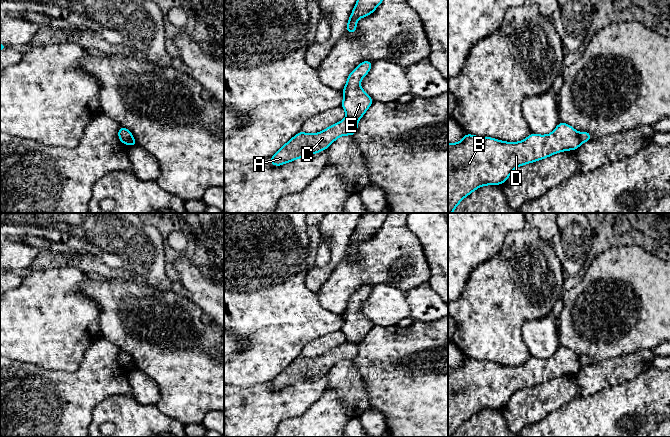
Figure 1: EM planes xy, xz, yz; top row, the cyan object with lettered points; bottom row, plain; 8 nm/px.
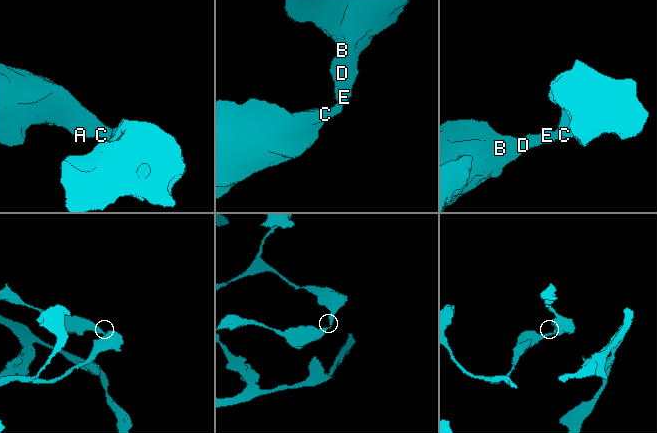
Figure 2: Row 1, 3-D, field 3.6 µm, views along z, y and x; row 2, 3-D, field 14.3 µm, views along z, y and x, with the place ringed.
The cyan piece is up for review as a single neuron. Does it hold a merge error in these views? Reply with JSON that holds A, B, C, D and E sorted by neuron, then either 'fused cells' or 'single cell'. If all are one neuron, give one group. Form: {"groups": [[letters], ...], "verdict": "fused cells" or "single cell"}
{"groups": [["A", "C"], ["B", "D", "E"]], "verdict": "fused cells"}

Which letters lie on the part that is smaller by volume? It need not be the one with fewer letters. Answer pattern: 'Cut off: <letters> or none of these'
Cut off: A, C

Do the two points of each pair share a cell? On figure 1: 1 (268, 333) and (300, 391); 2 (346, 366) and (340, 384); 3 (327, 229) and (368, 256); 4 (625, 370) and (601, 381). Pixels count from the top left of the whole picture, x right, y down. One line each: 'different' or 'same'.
1: different
2: same
3: different
4: same

